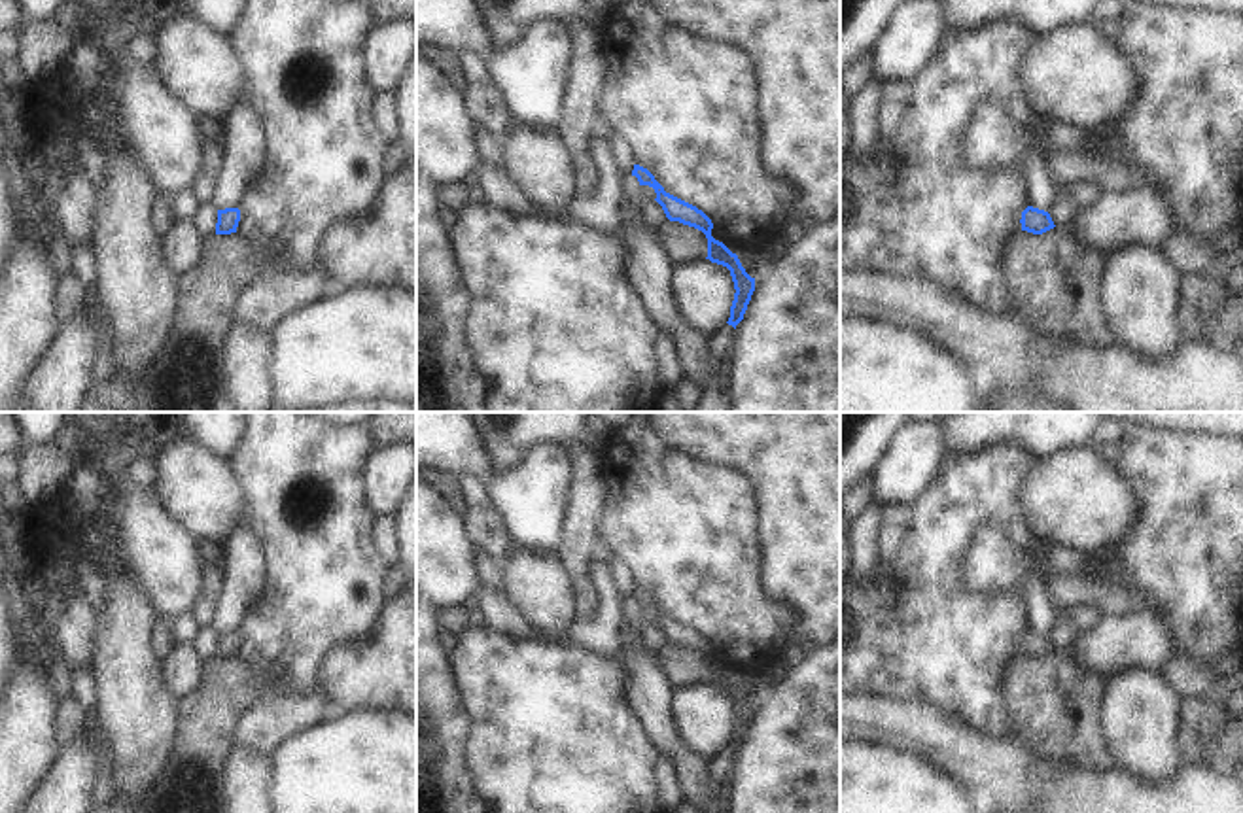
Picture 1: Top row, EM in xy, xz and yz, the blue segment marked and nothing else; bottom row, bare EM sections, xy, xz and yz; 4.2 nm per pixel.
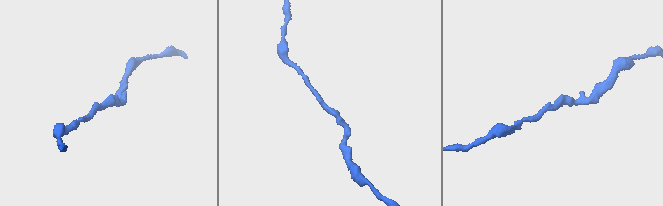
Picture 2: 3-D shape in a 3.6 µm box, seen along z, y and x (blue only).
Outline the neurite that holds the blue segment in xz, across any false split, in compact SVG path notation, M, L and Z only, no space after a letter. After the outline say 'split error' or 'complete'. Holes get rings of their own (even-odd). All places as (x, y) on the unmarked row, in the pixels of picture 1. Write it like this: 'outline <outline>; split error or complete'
outline M634 588L632 599L638 601L639 609L649 609L655 613L657 616L655 624L662 630L670 645L679 645L683 649L702 654L708 662L706 683L723 688L730 694L736 717L730 730L730 741L727 747L736 752L736 749L744 743L744 737L755 715L755 701L751 701L745 696L736 677L732 677L723 666L711 660L713 647L702 633L666 616L664 611L655 603L655 599L639 588Z; complete

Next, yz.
outline M1027 630L1022 635L1020 647L1022 647L1022 654L1033 656L1033 658L1042 658L1056 650L1048 635L1033 630Z; complete

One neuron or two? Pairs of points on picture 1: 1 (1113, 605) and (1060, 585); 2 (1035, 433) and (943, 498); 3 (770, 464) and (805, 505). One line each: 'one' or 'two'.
1: one
2: two
3: one

